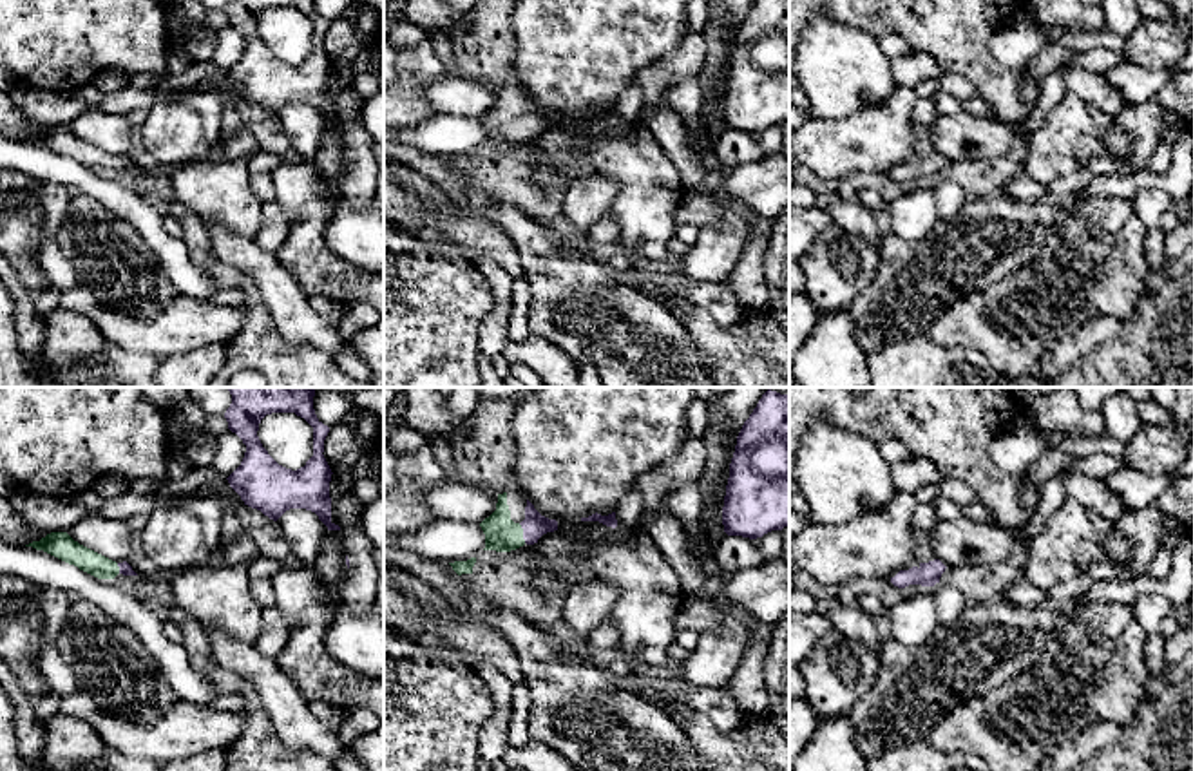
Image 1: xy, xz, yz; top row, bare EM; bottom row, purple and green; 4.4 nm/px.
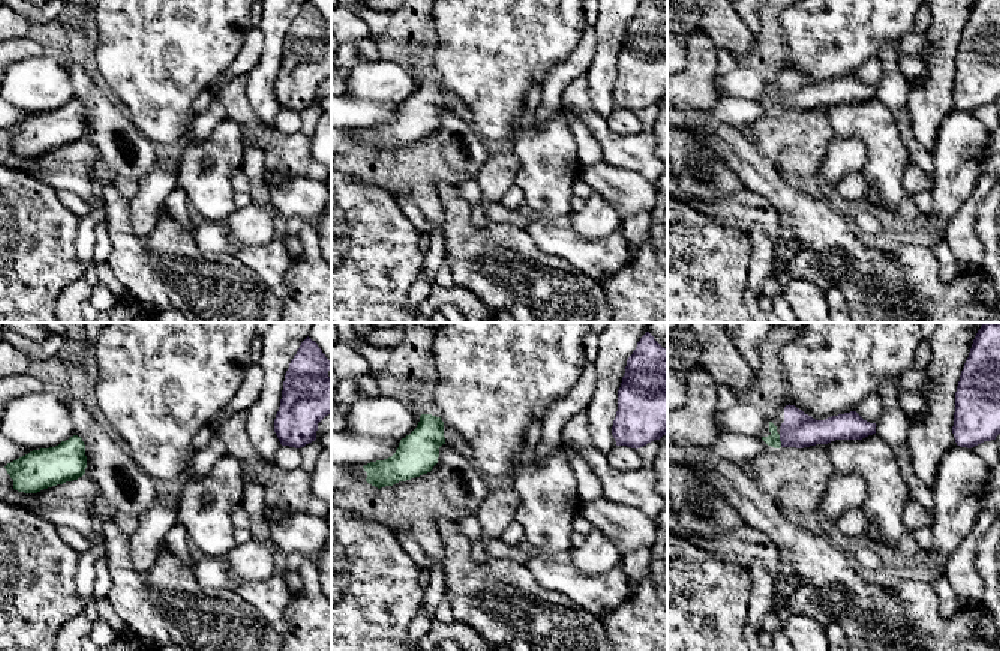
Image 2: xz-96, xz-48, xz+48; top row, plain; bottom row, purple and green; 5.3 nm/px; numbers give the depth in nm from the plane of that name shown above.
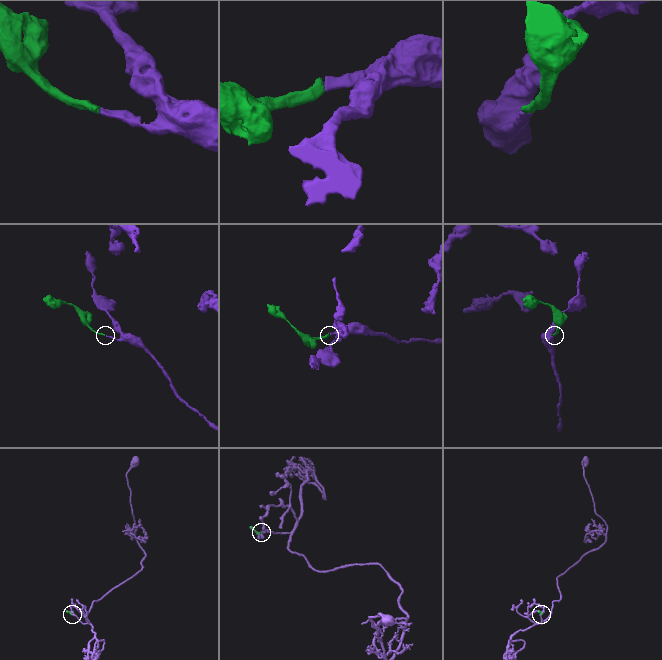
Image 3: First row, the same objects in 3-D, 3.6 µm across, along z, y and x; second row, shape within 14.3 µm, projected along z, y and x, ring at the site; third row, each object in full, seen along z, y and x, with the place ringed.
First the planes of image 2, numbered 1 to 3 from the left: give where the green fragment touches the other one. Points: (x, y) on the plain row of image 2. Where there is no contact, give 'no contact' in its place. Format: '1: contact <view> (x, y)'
1: no contact
2: no contact
3: contact xz+48 (780, 104)

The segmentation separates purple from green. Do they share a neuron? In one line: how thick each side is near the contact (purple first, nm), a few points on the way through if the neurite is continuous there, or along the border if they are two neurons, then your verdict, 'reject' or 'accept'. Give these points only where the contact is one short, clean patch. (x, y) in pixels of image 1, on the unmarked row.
110 nm thick on the purple side, 160 nm on the other; runs through xz (534, 120), (524, 127), (502, 129); accept

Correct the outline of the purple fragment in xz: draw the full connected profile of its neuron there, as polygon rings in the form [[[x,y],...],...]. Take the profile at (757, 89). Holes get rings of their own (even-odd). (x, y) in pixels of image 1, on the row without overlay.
[[[757,0],[744,16],[730,58],[722,119],[728,130],[749,134],[762,132],[771,125],[782,125],[789,119],[789,0]]]

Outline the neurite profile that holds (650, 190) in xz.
[[[614,123],[592,136],[587,159],[619,185],[610,208],[619,224],[619,243],[654,261],[666,259],[684,192],[675,165],[655,136],[639,123]]]

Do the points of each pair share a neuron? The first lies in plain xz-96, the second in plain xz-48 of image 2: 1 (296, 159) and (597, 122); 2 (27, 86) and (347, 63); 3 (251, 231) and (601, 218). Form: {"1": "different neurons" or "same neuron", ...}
{"1": "same neuron", "2": "different neurons", "3": "same neuron"}

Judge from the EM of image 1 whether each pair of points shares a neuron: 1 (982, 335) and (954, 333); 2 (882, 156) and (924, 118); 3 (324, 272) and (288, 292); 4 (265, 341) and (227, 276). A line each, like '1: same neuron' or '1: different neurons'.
1: same neuron
2: different neurons
3: different neurons
4: same neuron

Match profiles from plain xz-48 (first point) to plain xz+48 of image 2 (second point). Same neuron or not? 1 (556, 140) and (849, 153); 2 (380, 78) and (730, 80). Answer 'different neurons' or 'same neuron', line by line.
1: different neurons
2: same neuron

